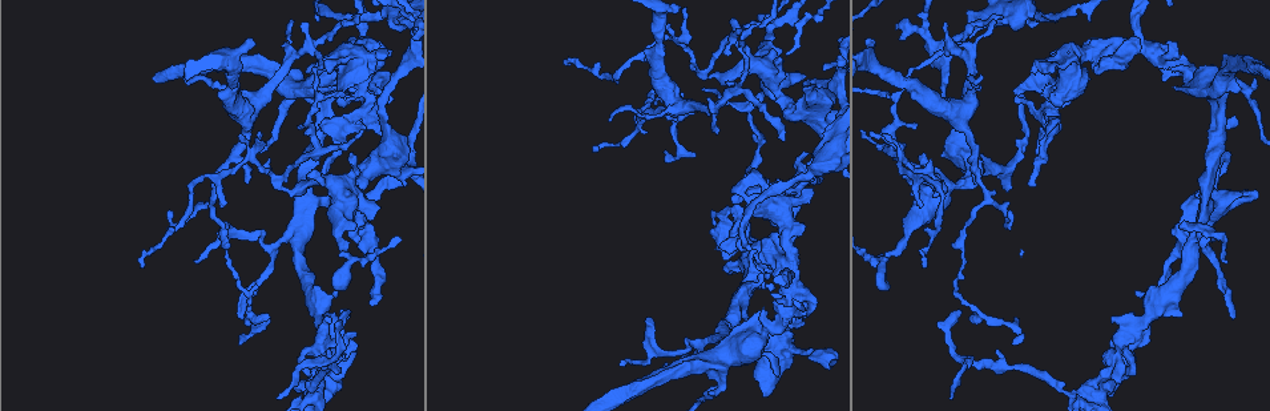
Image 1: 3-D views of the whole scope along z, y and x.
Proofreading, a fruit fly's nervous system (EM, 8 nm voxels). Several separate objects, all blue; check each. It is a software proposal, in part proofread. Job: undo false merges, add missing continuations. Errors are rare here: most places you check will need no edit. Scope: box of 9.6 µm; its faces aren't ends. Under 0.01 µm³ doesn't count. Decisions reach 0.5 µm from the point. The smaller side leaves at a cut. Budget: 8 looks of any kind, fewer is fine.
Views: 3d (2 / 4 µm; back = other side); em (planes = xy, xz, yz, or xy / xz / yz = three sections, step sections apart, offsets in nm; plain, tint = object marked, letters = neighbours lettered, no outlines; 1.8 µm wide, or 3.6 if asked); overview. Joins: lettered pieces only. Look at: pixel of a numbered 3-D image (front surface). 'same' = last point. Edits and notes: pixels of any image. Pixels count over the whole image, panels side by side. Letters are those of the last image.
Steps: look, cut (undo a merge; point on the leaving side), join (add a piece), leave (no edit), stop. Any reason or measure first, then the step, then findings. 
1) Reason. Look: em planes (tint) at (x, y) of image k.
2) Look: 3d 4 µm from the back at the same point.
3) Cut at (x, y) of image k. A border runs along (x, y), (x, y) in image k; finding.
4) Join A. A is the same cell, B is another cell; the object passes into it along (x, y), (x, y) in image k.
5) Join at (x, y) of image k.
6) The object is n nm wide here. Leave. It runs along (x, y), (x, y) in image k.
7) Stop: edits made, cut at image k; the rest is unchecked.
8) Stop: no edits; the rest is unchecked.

Sharp bend. Look: em xz step 8 (tint) at (757, 254) of image 1.

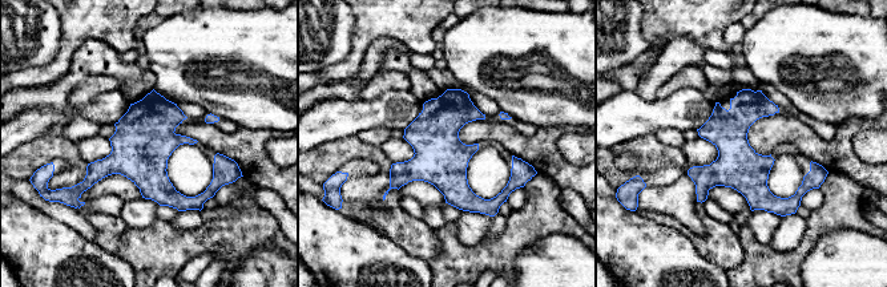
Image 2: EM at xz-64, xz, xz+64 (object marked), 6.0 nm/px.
Another direction. Look: em planes (letters) at the same point.

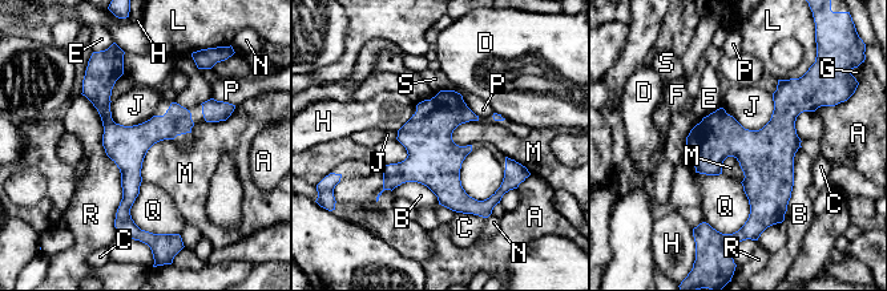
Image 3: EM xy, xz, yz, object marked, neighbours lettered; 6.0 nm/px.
Leave. A, B, C, D, E, F, G, H, J, L, M, N, P, Q, R and S are other cells; a border runs along (173, 138), (148, 150), (141, 180) in image 3; all the same cell.

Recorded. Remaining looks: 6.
Arms part here. Look: 3d 4 µm at (316, 154) of image 1.

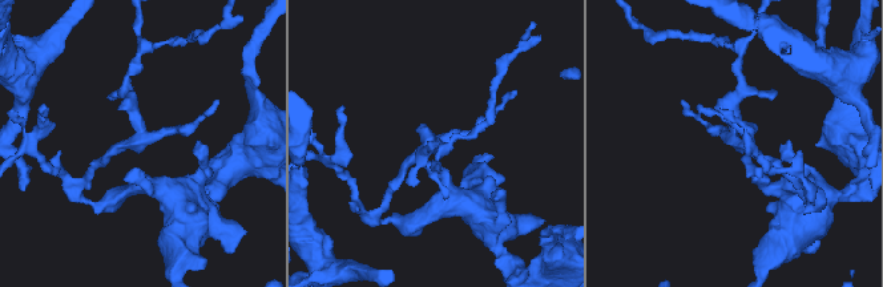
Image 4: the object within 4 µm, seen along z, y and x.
Look: em 3.6 µm planes (letters) at (734, 142) of image 4.

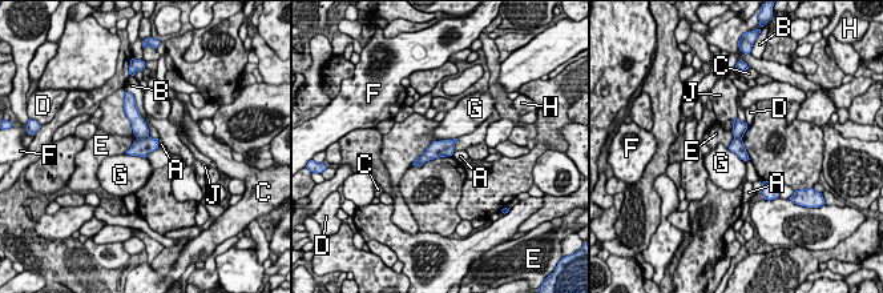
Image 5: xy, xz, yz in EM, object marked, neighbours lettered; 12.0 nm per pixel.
Cut at (140, 129) of image 5. A, B, C, D, E, F, G, H and J are other cells; a border runs along (148, 136), (137, 139) in image 5; two cells meet here.

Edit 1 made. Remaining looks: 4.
Look: overview.

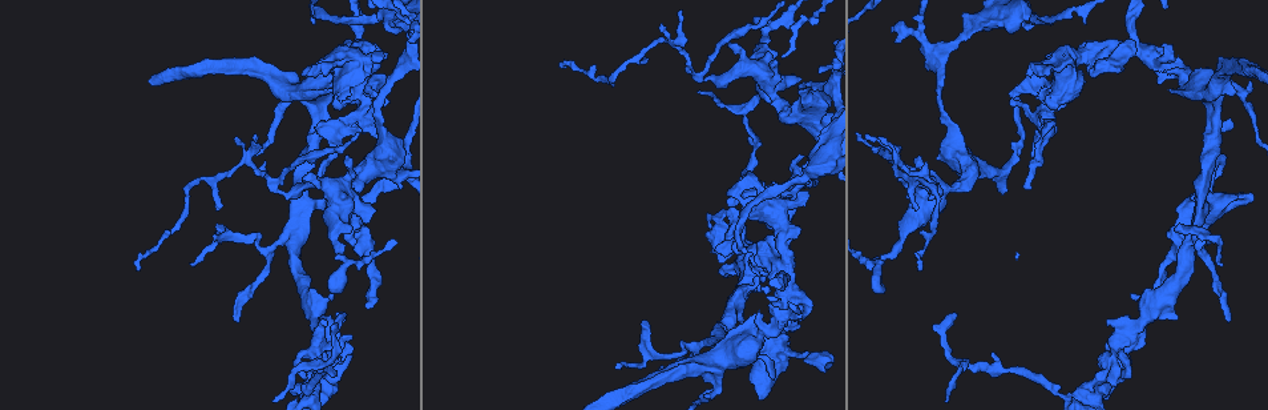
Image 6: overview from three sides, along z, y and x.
Look: em planes (plain) at (787, 270) of image 6.

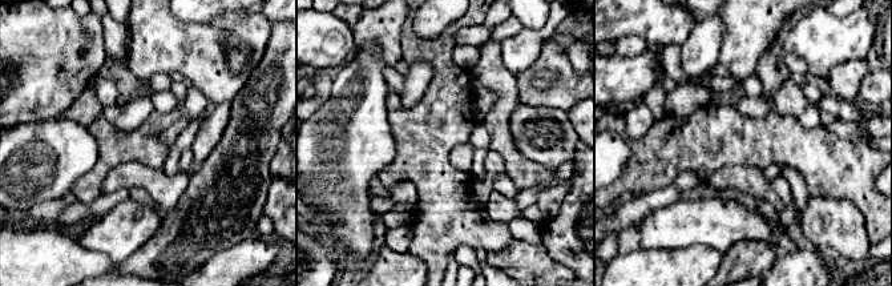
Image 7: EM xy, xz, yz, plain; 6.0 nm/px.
Look: em planes (tint) at the same point.

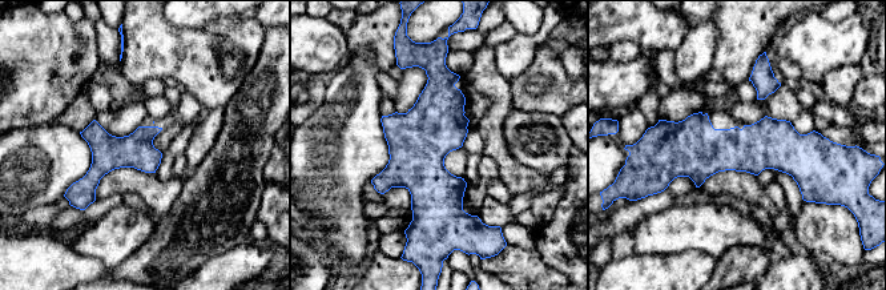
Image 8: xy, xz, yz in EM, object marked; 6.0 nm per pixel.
What lies round it. Look: em planes (letters) at the same point.

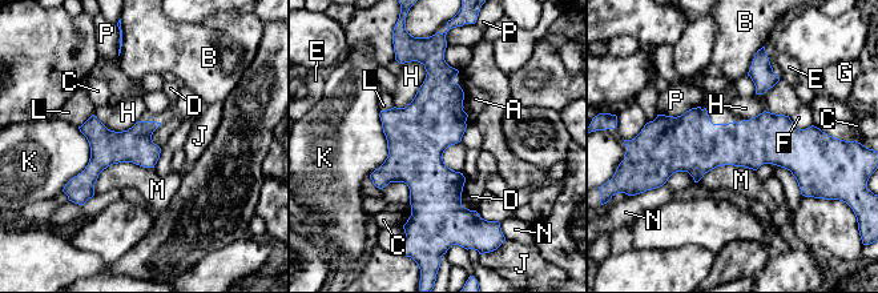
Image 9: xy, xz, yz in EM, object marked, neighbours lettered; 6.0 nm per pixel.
Leave. A, B, C, D, E, F, G, H, J, K, L, M, N and P are other cells; it runs along (431, 64), (433, 185), (444, 224) in image 9; all the same cell.

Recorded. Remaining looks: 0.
Stop: edits made, cut at image 5; the rest is unchecked.

